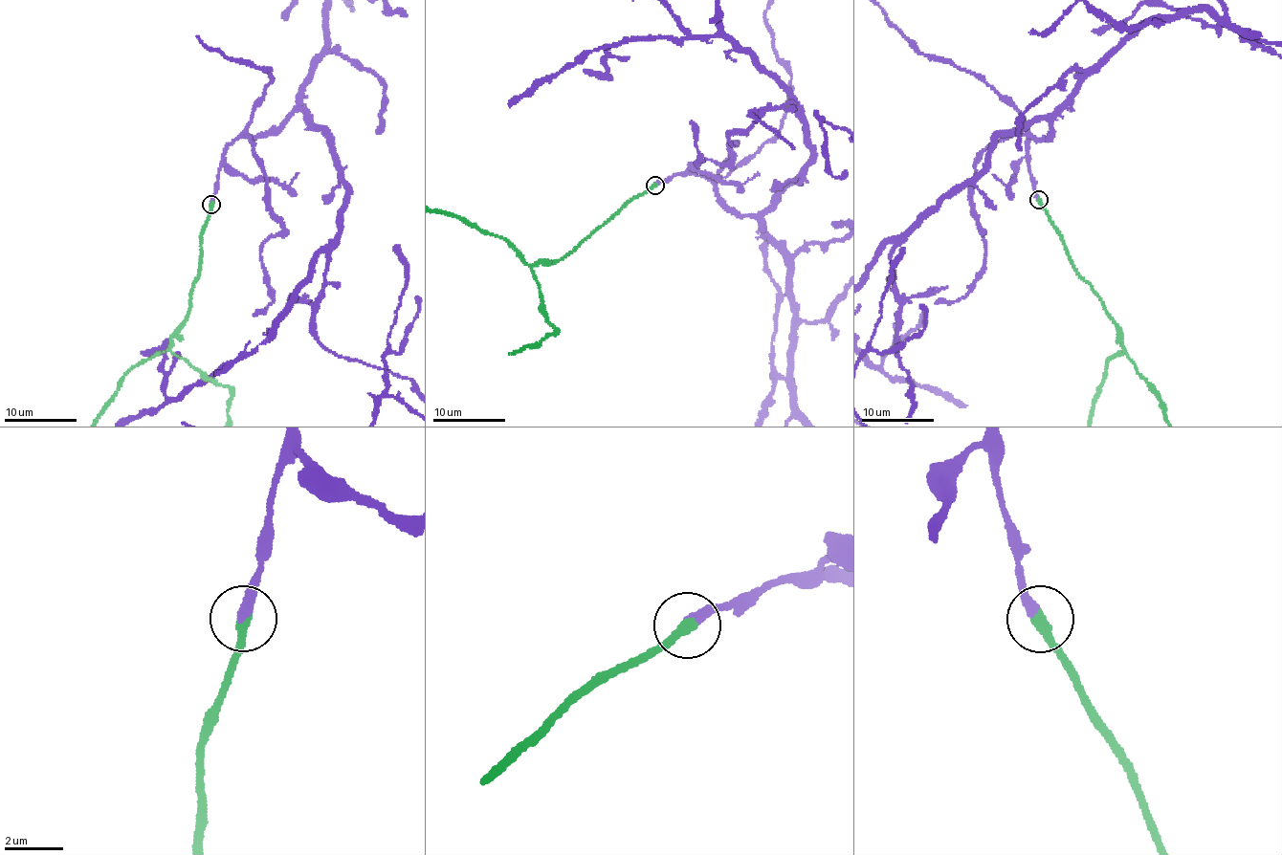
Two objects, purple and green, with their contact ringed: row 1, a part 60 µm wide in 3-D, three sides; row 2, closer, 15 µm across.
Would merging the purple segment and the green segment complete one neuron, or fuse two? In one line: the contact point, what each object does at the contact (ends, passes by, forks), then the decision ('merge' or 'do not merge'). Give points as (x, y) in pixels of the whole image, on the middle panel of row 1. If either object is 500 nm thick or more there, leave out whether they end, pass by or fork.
(654, 185) | purple ends | green ends | merge

